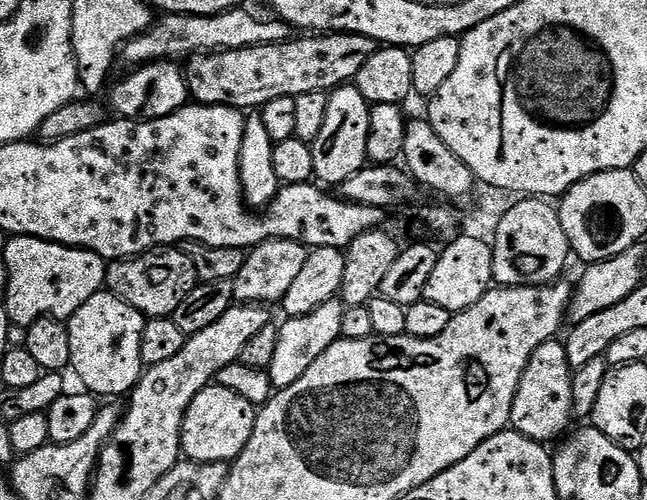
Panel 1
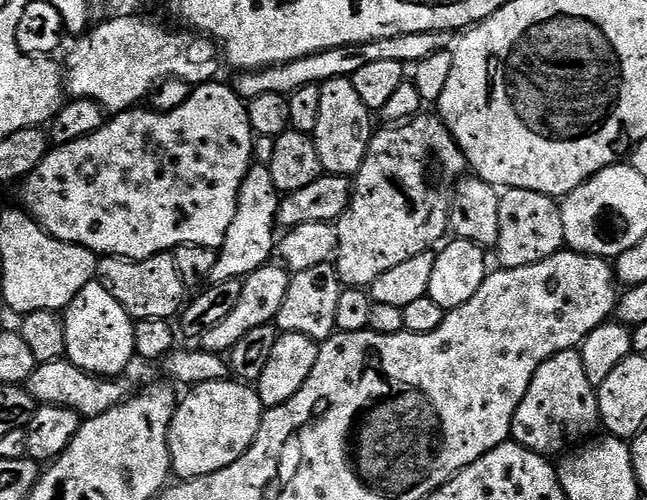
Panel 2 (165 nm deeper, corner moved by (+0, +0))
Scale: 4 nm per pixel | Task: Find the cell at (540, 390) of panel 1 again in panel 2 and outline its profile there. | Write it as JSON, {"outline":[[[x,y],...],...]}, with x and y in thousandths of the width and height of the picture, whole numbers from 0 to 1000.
{"outline":[[[895,702],[856,708],[832,732],[791,838],[790,878],[833,912],[859,916],[876,906],[886,892],[907,882],[920,856],[929,854],[923,782],[923,770],[906,756],[906,732],[900,732]]]}

